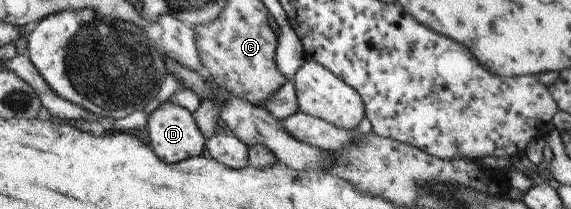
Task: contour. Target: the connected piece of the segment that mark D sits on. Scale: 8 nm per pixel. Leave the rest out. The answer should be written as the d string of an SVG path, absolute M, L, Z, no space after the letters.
M169 99L151 112L147 122L147 134L151 140L151 148L163 162L181 162L187 158L201 156L206 146L206 138L201 134L193 115L183 106Z

